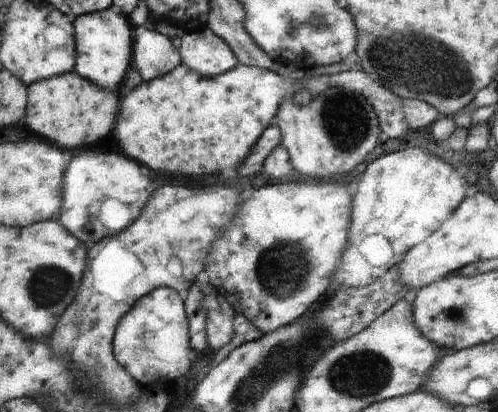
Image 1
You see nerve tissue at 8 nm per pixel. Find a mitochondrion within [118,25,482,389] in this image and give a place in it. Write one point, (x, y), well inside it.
(422, 67)

